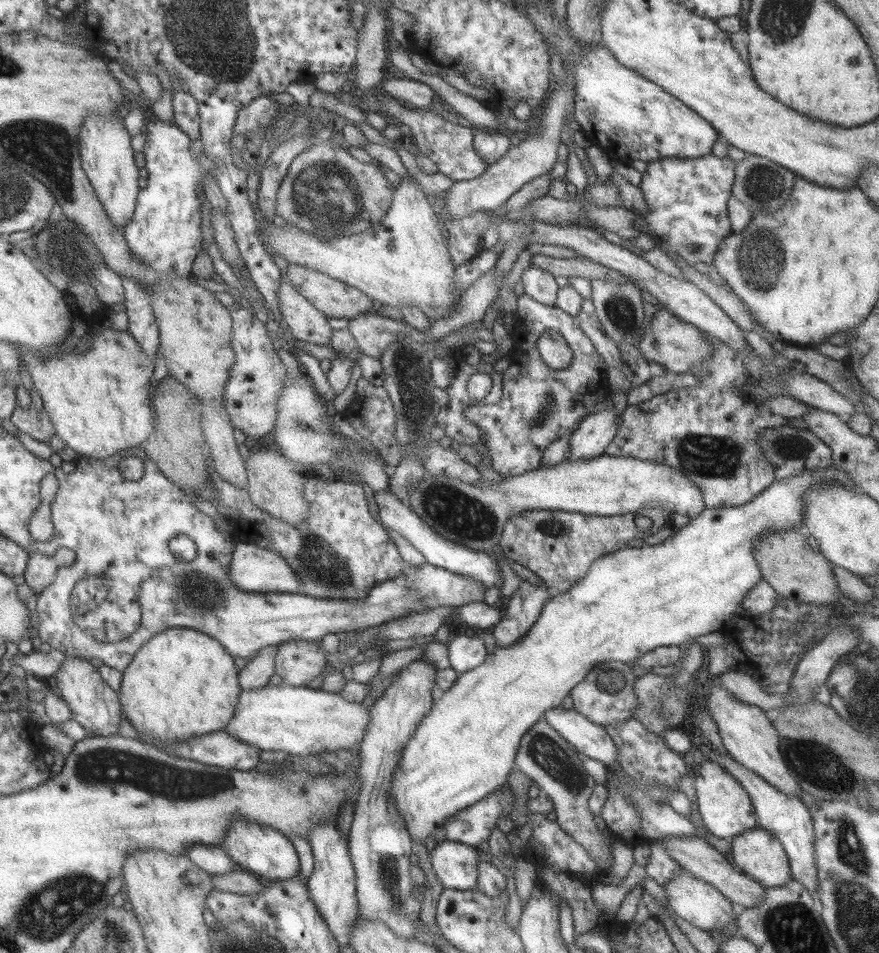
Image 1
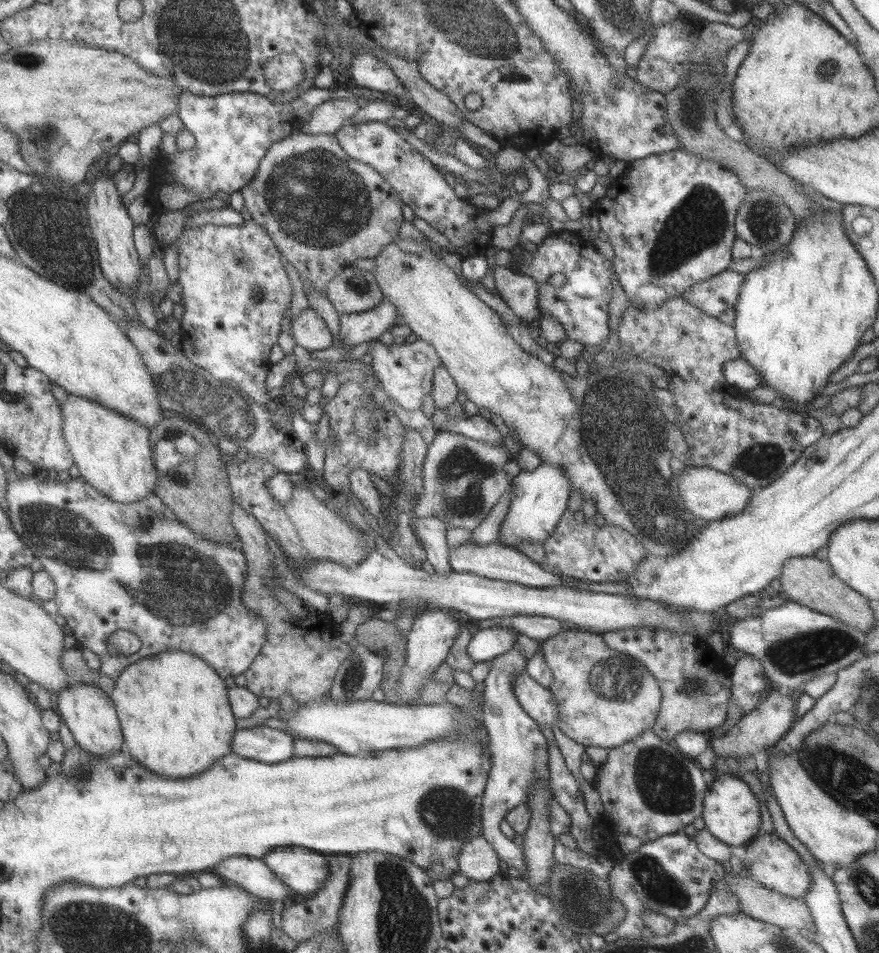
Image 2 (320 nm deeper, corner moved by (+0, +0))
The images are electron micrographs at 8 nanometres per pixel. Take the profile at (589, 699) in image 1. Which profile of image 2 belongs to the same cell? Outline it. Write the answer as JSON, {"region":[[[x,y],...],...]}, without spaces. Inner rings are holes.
{"region":[[[569,628],[540,644],[545,664],[552,674],[549,692],[556,702],[556,725],[560,731],[585,747],[609,750],[619,747],[645,730],[652,730],[662,699],[657,681],[639,661],[609,648],[600,633]]]}

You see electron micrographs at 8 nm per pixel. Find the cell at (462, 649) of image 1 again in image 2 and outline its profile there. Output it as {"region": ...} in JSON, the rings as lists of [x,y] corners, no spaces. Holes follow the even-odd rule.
{"region":[[[506,623],[478,629],[467,643],[467,654],[474,662],[487,661],[489,663],[491,659],[507,652],[513,645],[517,644],[515,632],[516,630]]]}

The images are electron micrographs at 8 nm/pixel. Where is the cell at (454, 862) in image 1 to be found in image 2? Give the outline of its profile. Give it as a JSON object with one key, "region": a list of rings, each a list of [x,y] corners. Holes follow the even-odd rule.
{"region":[[[481,835],[468,840],[457,856],[458,874],[469,882],[489,882],[499,870],[499,857]]]}

